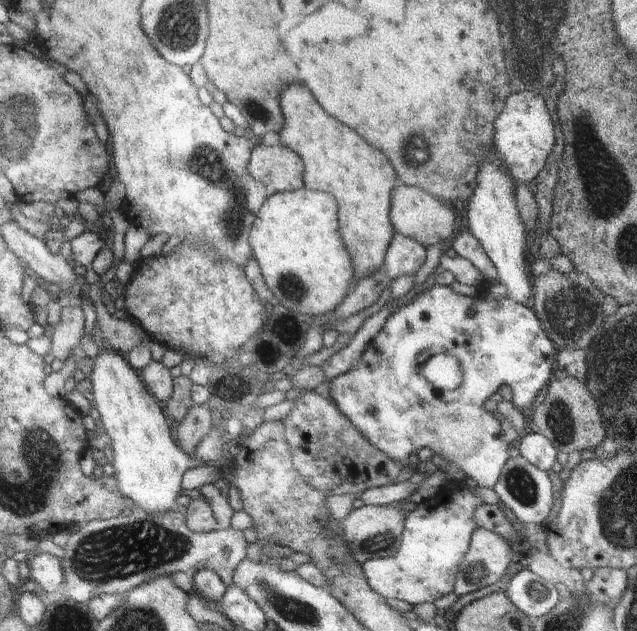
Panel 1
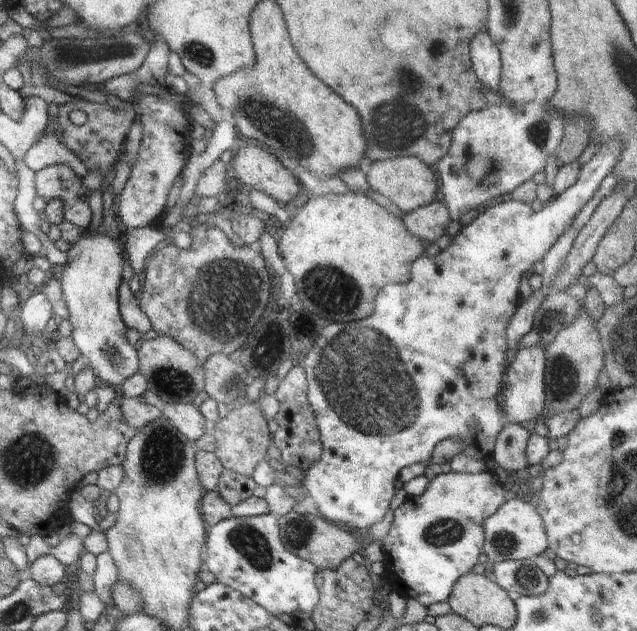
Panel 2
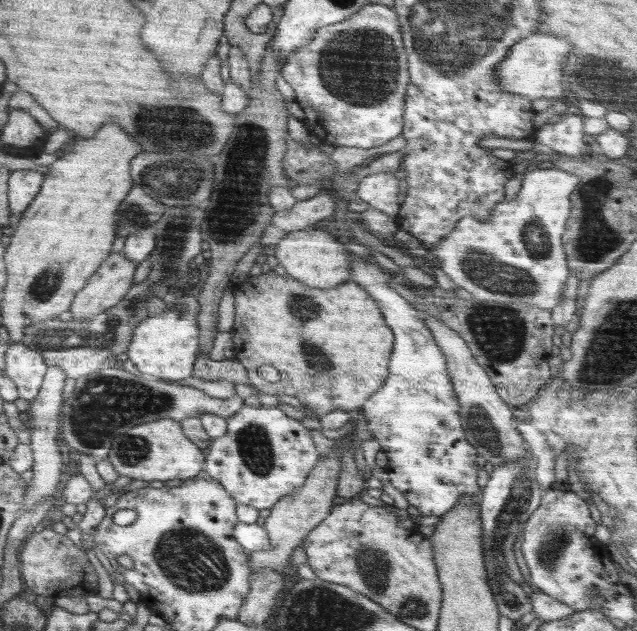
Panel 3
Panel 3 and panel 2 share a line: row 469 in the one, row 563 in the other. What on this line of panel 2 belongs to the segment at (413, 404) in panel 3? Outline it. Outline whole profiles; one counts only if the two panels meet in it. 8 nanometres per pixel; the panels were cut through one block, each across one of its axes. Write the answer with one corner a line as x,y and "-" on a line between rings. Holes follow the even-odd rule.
487,469
482,470
482,472
472,472
468,474
468,472
454,472
450,471
448,474
440,474
440,476
436,476
428,483
428,488
424,494
420,496
409,496
406,499
406,502
397,508
394,511
394,520
392,520
392,526
390,526
390,530
388,530
388,534
381,542
381,547
383,549
383,553
385,554
385,566
386,566
386,576
388,576
388,582
392,588
395,589
400,596
404,598
414,598
414,600
418,600
420,604
425,607
430,606
433,602
446,602
450,593
452,592
454,584
456,581
464,574
470,572
472,568
478,564
478,560
480,560
479,556
483,552
484,546
484,520
490,518
502,504
504,504
504,492
502,489
502,483
500,482
500,478
496,476
492,471
488,471

